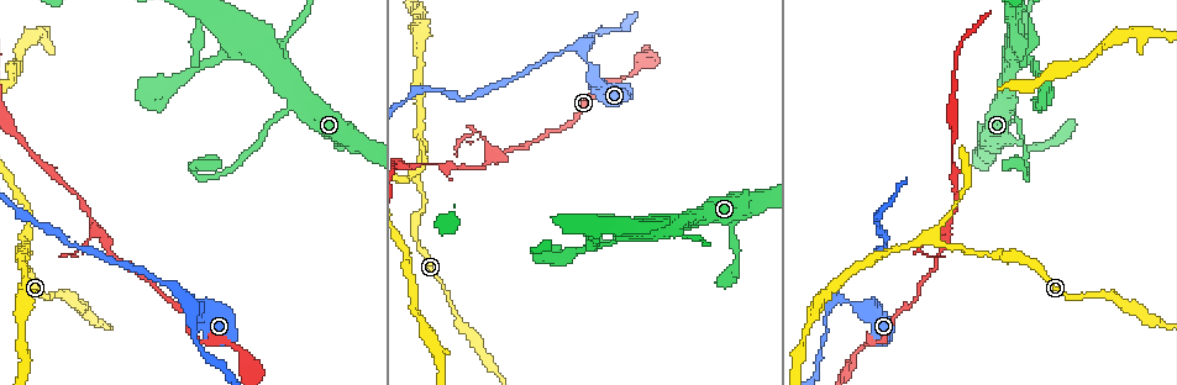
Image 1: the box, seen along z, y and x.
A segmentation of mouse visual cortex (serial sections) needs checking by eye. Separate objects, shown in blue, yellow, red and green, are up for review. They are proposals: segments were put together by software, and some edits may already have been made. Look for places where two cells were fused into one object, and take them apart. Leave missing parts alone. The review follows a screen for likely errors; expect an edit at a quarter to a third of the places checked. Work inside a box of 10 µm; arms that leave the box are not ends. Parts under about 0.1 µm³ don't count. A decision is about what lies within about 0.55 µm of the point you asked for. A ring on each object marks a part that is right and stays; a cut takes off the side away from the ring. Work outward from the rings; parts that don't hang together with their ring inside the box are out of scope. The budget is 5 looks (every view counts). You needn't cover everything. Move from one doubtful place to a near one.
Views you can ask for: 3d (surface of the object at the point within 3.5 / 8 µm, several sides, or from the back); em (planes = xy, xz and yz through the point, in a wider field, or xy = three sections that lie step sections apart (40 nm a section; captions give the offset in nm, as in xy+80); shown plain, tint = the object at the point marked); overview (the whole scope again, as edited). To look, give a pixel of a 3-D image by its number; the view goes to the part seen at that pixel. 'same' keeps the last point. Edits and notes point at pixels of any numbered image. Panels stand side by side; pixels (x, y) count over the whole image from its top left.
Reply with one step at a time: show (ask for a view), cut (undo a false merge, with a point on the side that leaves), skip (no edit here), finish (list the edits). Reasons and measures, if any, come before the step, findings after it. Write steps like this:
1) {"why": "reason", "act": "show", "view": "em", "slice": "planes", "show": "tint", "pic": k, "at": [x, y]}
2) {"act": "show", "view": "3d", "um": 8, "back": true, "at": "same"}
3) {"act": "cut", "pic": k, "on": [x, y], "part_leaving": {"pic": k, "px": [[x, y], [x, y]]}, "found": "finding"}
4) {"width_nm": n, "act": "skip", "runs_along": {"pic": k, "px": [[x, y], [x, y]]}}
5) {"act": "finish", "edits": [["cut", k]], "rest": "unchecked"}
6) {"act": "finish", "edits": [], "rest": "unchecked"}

{"why": "three-way junction", "act": "show", "view": "em", "slice": "xy", "step": 1, "show": "tint", "pic": 1, "at": [580, 52]}

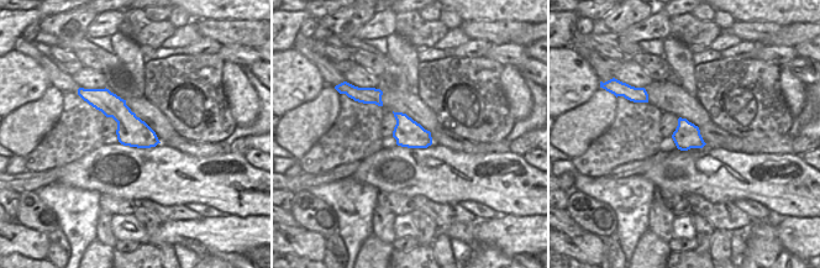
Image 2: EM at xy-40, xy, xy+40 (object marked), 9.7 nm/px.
{"why": "wider look", "act": "show", "view": "3d", "um": 3.5, "at": "same"}

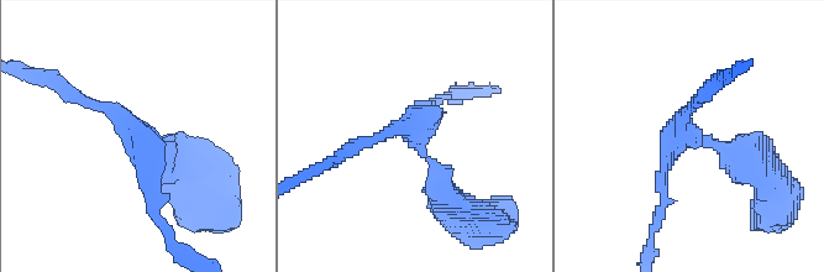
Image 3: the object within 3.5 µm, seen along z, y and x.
{"arm_widths_nm": [150, 150, 300], "act": "skip", "runs_along": {"pic": 3, "px": [[167, 163], [125, 118], [72, 99]]}, "found": "one cell here"}

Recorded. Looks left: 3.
{"why": "narrows sharply", "act": "show", "view": "3d", "um": 3.5, "pic": 1, "at": [485, 164]}

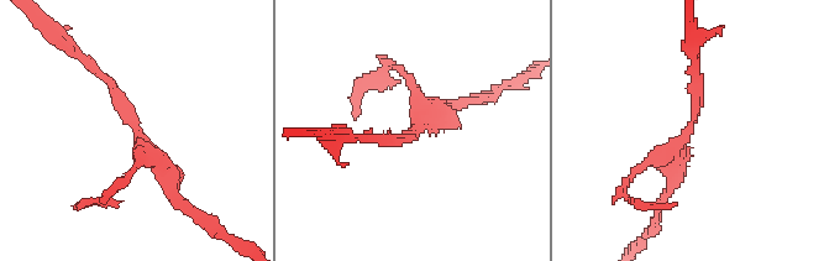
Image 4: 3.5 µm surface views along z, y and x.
{"arm_widths_nm": [150, 250], "why": "shape alone is not enough", "act": "show", "view": "em", "slice": "xy", "step": 2, "show": "tint", "pic": 4, "at": [134, 117]}

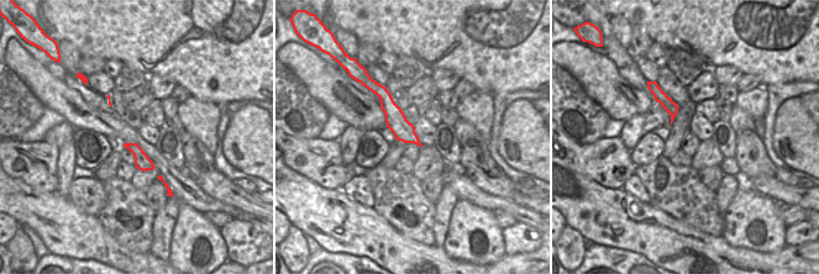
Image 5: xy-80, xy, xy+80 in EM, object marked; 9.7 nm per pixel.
{"why": "another direction", "act": "show", "view": "em", "slice": "planes", "show": "tint", "at": "same"}

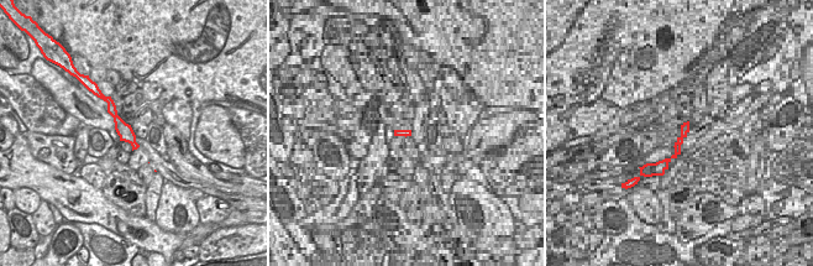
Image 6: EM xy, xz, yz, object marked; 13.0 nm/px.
{"act": "skip", "runs_along": {"pic": 4, "px": [[172, 183], [138, 142], [135, 115], [82, 58]]}, "found": "one cell here"}

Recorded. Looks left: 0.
{"act": "finish", "edits": [], "rest": "unchecked"}

